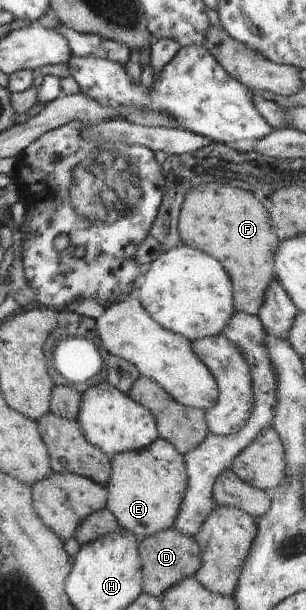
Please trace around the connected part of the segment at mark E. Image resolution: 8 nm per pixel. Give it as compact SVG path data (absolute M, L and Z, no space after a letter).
M157 437L148 448L121 452L111 459L111 478L106 486L107 507L122 528L133 533L138 543L161 530L171 529L187 490L184 456L173 444Z

